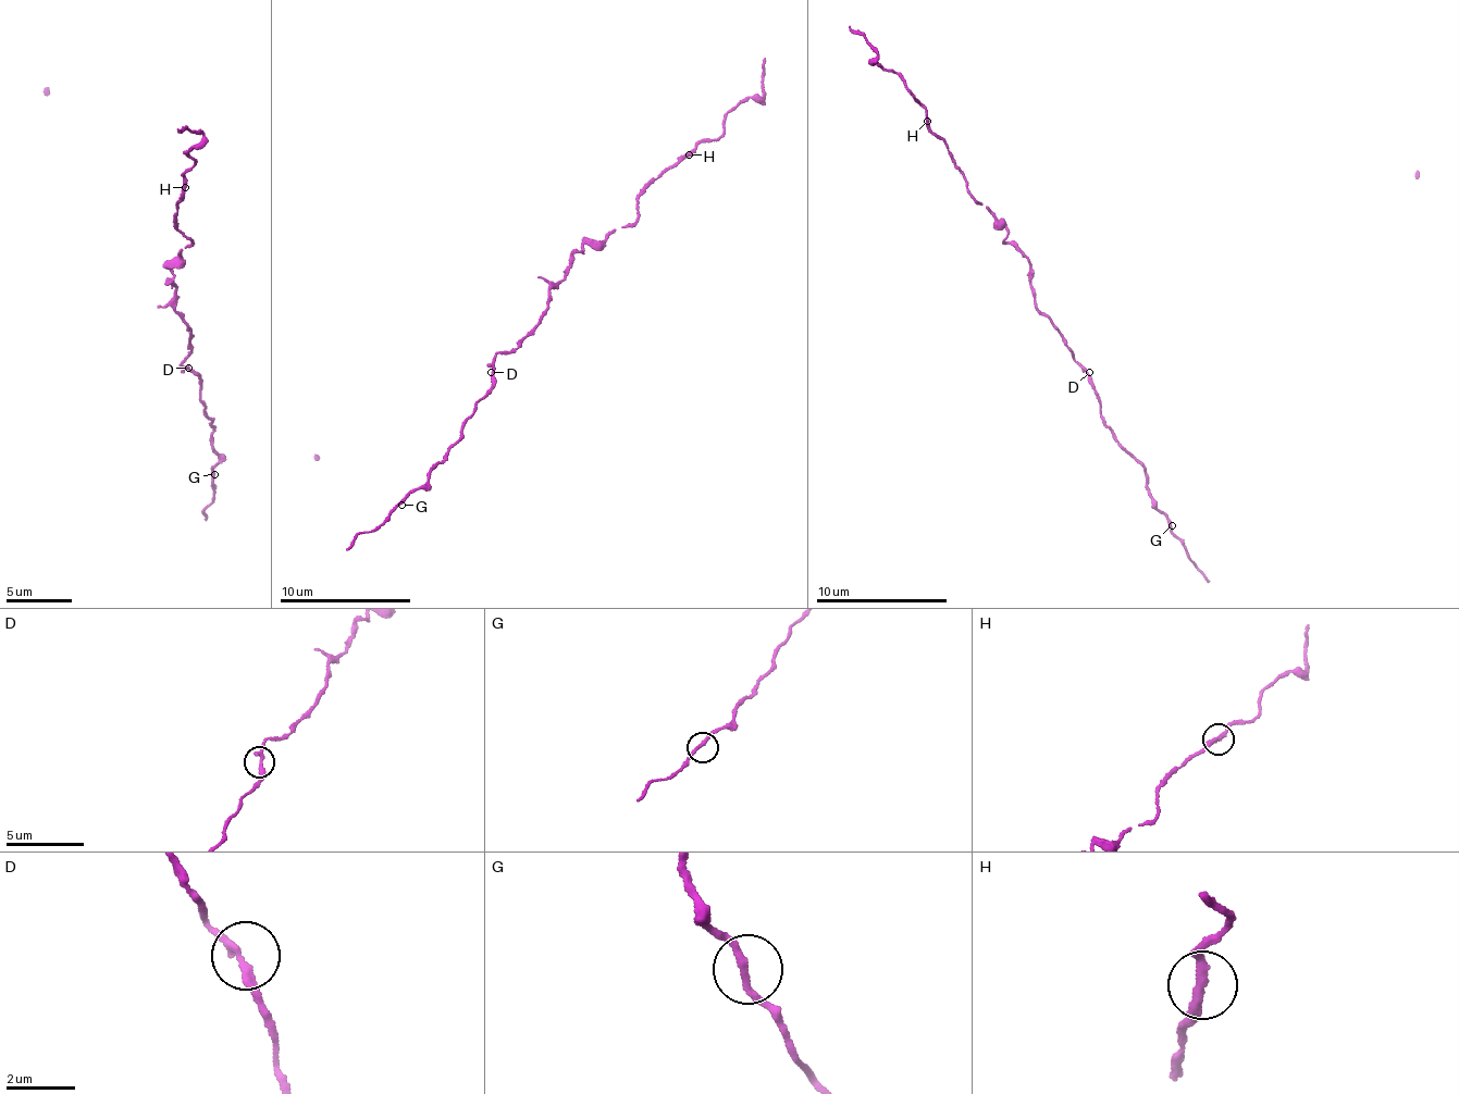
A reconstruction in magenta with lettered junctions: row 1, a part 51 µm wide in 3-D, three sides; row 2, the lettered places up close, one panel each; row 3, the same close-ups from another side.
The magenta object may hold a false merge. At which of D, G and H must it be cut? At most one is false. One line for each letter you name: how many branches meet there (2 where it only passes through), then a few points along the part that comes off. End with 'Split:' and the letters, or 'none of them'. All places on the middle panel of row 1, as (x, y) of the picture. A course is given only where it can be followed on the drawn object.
Split: none of them

